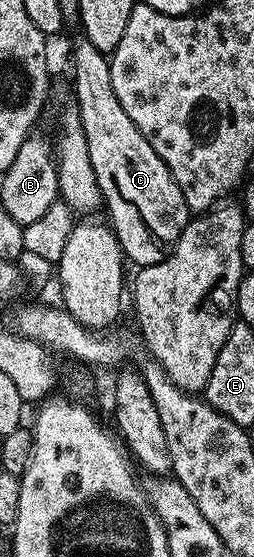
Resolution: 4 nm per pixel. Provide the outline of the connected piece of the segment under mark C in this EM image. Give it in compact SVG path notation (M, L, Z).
M78 36L74 42L74 98L78 101L76 117L86 137L104 210L110 213L108 222L122 245L123 255L138 268L163 262L184 232L192 212L164 160L160 160L140 128L132 124L120 100L116 100L109 57L84 36Z

